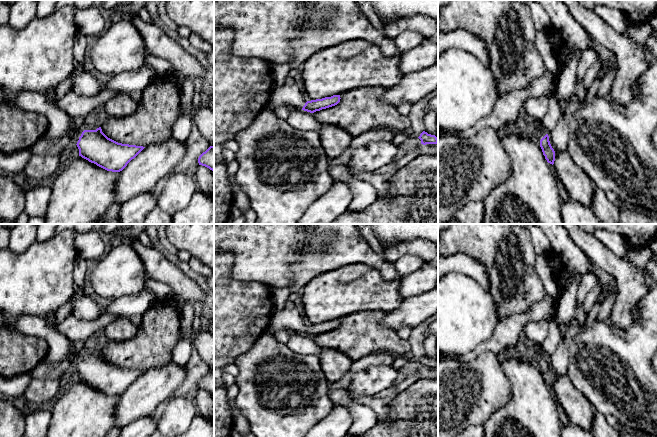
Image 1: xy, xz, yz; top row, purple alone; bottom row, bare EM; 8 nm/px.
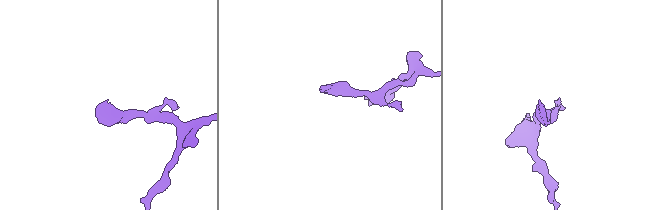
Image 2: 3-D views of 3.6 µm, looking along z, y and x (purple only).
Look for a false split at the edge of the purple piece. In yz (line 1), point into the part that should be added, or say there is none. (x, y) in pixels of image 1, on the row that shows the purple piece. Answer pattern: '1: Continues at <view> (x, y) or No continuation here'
1: Continues at yz (539, 130)

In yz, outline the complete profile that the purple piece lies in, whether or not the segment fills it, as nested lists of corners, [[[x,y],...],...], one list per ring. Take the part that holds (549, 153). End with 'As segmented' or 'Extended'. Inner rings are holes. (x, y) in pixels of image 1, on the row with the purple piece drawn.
[[[532,119],[532,122],[533,126],[535,127],[535,134],[540,140],[540,147],[543,155],[545,156],[547,162],[553,165],[555,161],[555,151],[550,144],[549,136],[544,130],[541,120]]]. Extended

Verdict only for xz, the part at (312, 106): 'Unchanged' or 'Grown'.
Grown

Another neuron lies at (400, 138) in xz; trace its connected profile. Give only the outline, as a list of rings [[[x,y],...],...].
[[[395,132],[395,135],[392,139],[392,143],[396,147],[405,146],[411,140],[411,137],[406,132]]]

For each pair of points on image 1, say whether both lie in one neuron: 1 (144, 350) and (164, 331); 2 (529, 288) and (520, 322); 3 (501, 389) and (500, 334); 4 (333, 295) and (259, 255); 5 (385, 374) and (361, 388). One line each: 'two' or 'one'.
1: one
2: two
3: two
4: two
5: one

